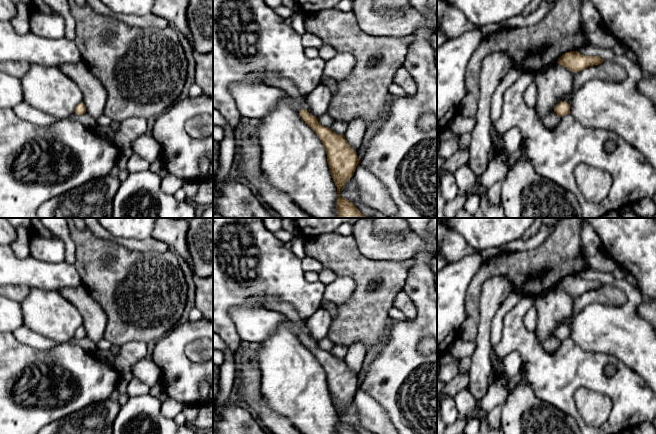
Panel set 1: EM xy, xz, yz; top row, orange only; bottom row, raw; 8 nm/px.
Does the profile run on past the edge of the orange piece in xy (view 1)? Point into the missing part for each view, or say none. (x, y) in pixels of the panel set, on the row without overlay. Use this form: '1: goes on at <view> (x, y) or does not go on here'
1: does not go on here

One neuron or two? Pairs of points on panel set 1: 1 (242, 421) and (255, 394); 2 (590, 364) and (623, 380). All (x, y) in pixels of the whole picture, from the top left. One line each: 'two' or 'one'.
1: two
2: one

